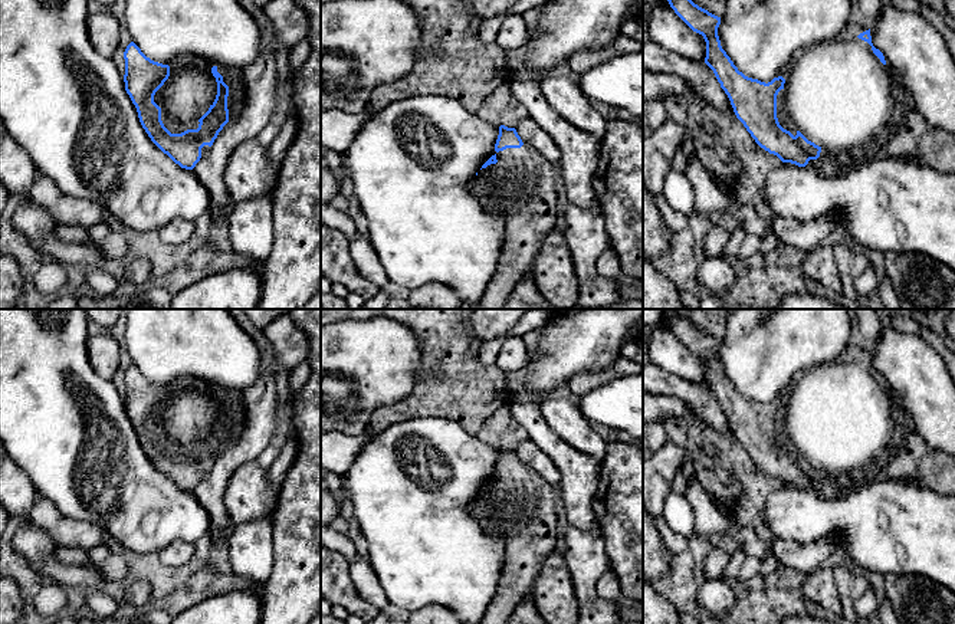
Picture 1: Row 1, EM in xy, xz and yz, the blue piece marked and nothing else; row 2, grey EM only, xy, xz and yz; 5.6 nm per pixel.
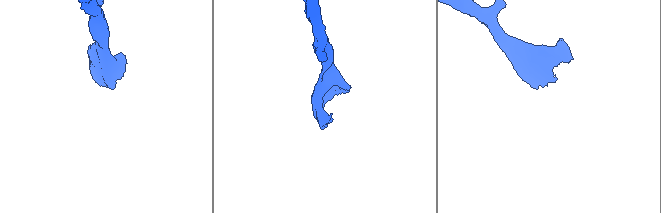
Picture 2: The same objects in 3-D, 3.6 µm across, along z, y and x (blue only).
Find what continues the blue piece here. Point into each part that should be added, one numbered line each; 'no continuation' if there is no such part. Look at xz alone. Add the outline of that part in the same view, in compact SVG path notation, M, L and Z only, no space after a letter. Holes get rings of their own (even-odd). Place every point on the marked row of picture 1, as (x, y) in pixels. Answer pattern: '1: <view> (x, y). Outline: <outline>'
1: xz (521, 184). Outline: M532 147L506 148L496 152L496 164L482 168L469 181L469 193L482 204L492 204L499 208L505 220L502 253L498 270L488 283L476 306L462 303L460 309L503 309L506 298L513 286L532 270L544 239L557 229L557 171Z

